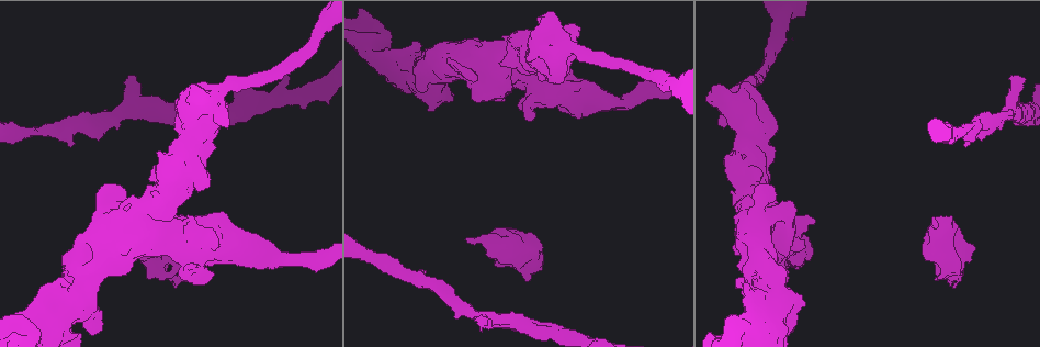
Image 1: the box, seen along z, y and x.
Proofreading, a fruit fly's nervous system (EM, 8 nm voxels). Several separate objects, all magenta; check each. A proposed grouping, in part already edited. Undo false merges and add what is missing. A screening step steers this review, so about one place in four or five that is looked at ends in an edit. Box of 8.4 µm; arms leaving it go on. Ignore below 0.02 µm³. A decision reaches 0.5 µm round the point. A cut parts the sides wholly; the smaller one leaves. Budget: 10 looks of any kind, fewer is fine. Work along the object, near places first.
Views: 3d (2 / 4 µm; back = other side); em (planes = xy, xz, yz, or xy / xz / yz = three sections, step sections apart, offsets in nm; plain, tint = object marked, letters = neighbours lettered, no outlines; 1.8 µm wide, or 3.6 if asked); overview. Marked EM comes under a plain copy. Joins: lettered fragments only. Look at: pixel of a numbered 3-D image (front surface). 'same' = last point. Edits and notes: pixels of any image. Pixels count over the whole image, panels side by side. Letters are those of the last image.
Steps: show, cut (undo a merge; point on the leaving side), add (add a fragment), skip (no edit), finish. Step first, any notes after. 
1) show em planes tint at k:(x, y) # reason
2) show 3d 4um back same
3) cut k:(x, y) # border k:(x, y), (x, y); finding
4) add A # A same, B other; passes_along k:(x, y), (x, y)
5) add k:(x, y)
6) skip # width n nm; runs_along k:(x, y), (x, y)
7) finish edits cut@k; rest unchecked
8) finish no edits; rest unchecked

show 3d 4um at 1:(480, 330) # free end

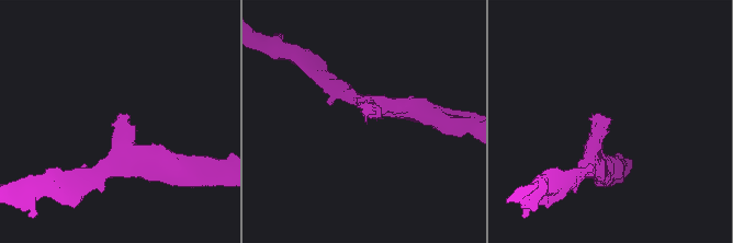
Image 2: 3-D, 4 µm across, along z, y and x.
show em planes letters at 2:(120, 117) # shape alone is not enough

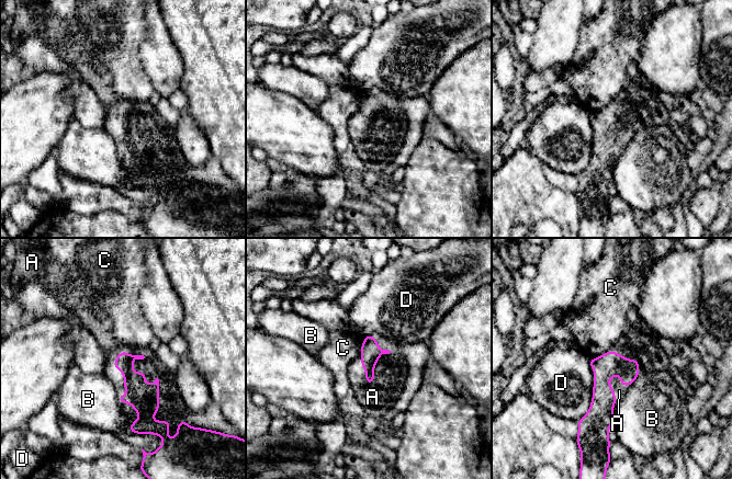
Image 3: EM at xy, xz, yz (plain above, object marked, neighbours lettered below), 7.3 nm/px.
add A # A same, B other, C other, D other; passes_along 3:(145, 398), (149, 385), (172, 408); it goes on there

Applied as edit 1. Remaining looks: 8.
show overview

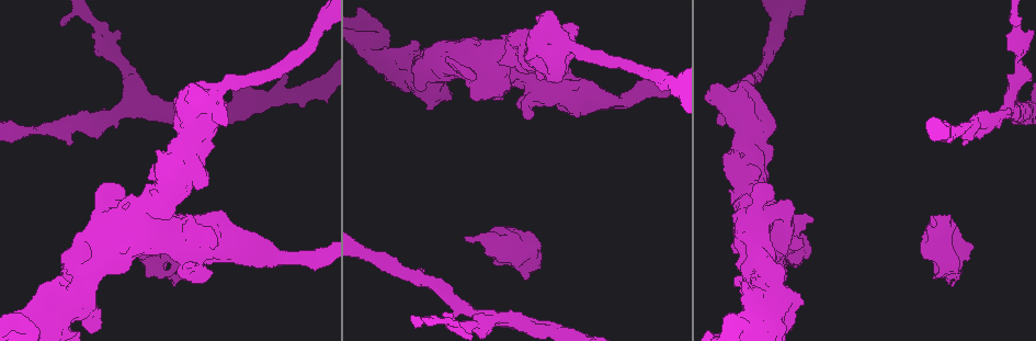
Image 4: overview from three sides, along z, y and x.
show 3d 2um at 4:(464, 238) # thin end

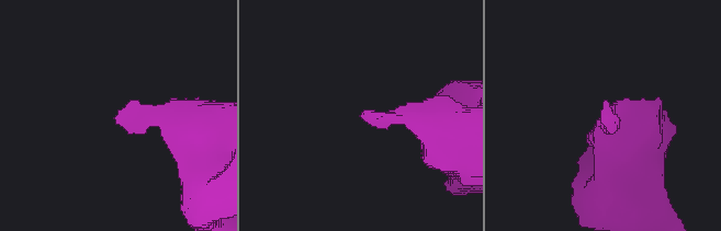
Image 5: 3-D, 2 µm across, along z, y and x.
show em xz step 8 tint at 5:(602, 116)

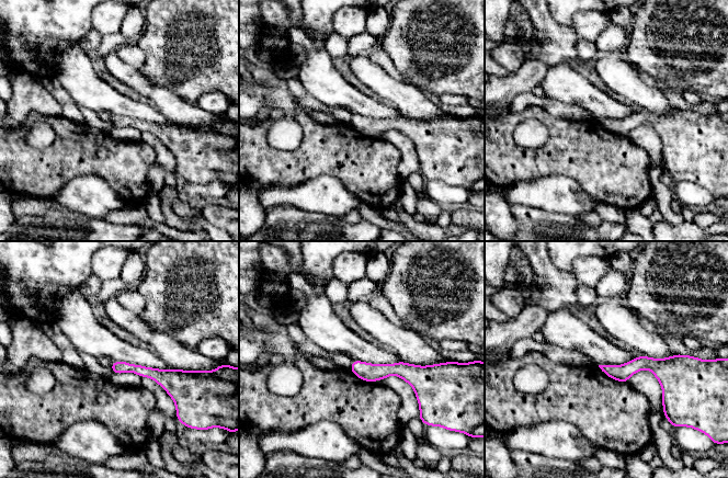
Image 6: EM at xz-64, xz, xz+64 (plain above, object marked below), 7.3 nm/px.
show em planes letters same

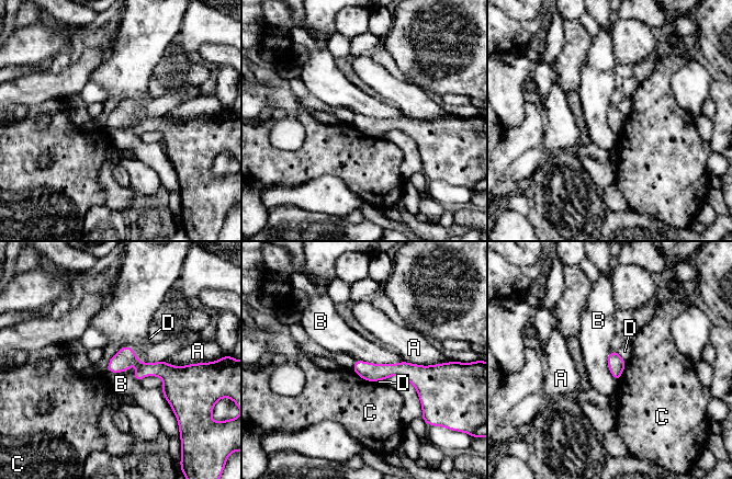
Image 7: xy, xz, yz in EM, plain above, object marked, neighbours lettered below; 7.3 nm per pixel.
skip # width 120 nm; A other, B other, C other, D other; runs_along 7:(110, 366), (184, 369); none of them fits

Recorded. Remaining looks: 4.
show em yz step 8 letters at 4:(97, 138)

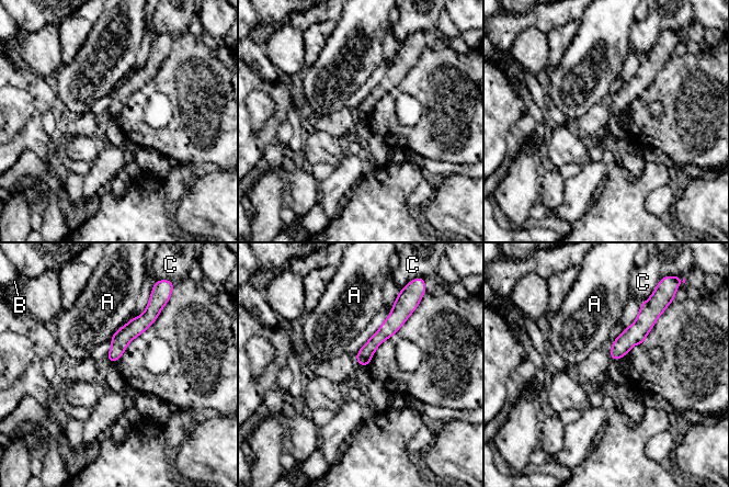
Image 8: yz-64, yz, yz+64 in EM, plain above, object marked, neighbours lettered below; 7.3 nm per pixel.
show em planes letters same

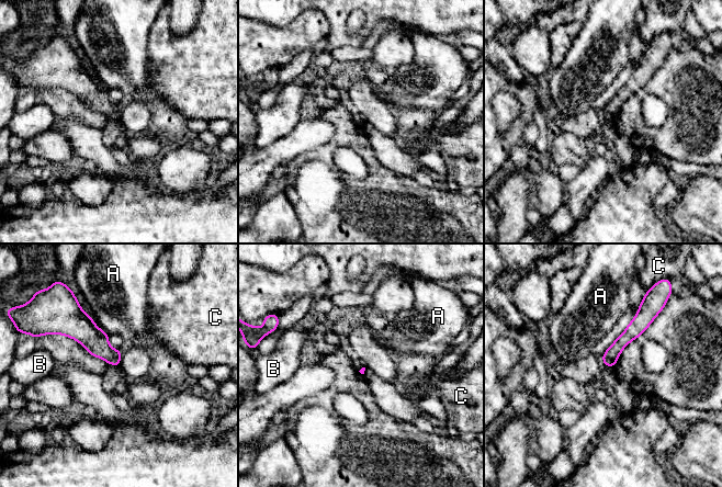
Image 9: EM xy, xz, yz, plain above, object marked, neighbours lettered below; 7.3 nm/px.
skip # longest_contact A 200 nm; A other, B other, C other; none of them fits

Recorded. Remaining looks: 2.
show em 3.6um planes letters at 4:(141, 223) # sharp bend

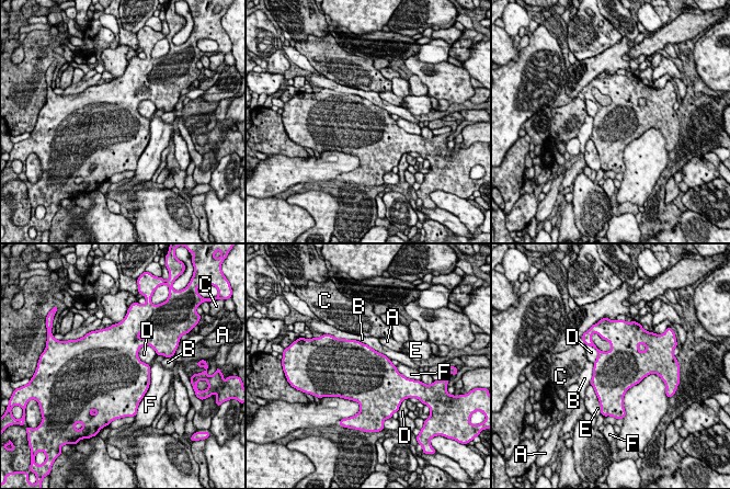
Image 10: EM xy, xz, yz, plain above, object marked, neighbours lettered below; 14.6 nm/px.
skip # A other, B other, C other, D other, E other, F other; one cell here

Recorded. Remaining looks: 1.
finish edits add@3; rest unchecked

